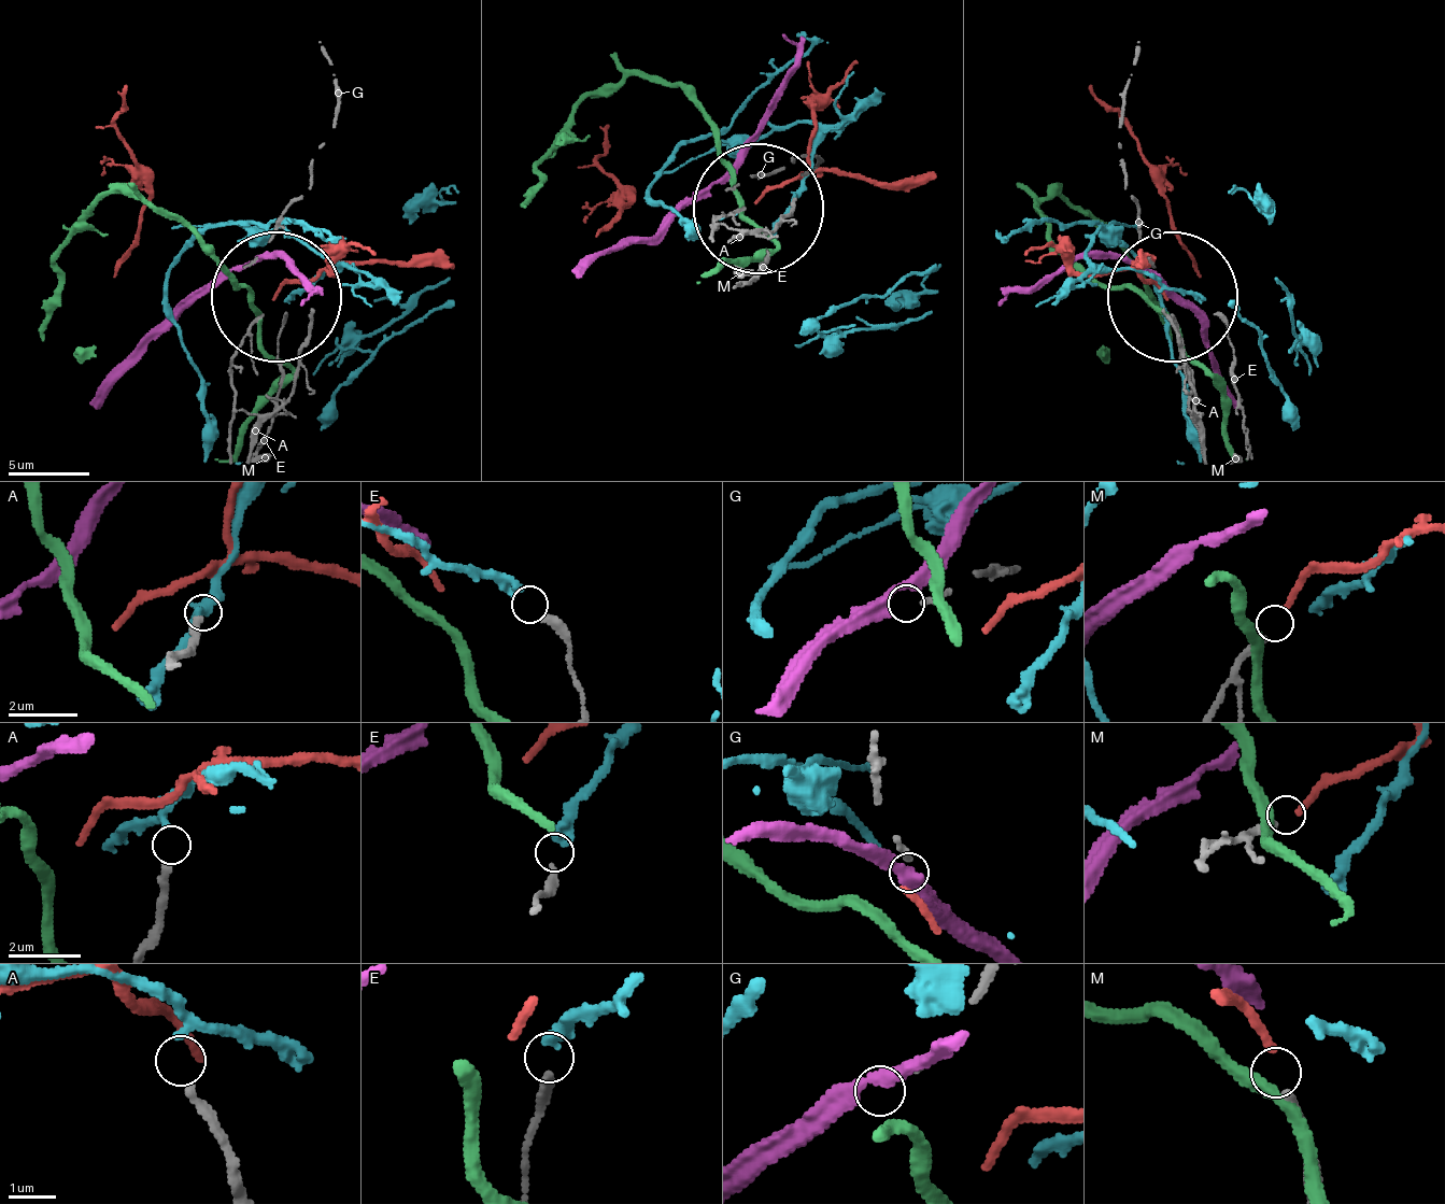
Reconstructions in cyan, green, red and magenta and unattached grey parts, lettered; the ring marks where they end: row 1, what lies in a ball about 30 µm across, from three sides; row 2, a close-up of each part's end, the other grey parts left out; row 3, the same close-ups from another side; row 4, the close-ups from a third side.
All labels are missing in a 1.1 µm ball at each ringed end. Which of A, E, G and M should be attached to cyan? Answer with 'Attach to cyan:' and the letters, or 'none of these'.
Attach to cyan: E

